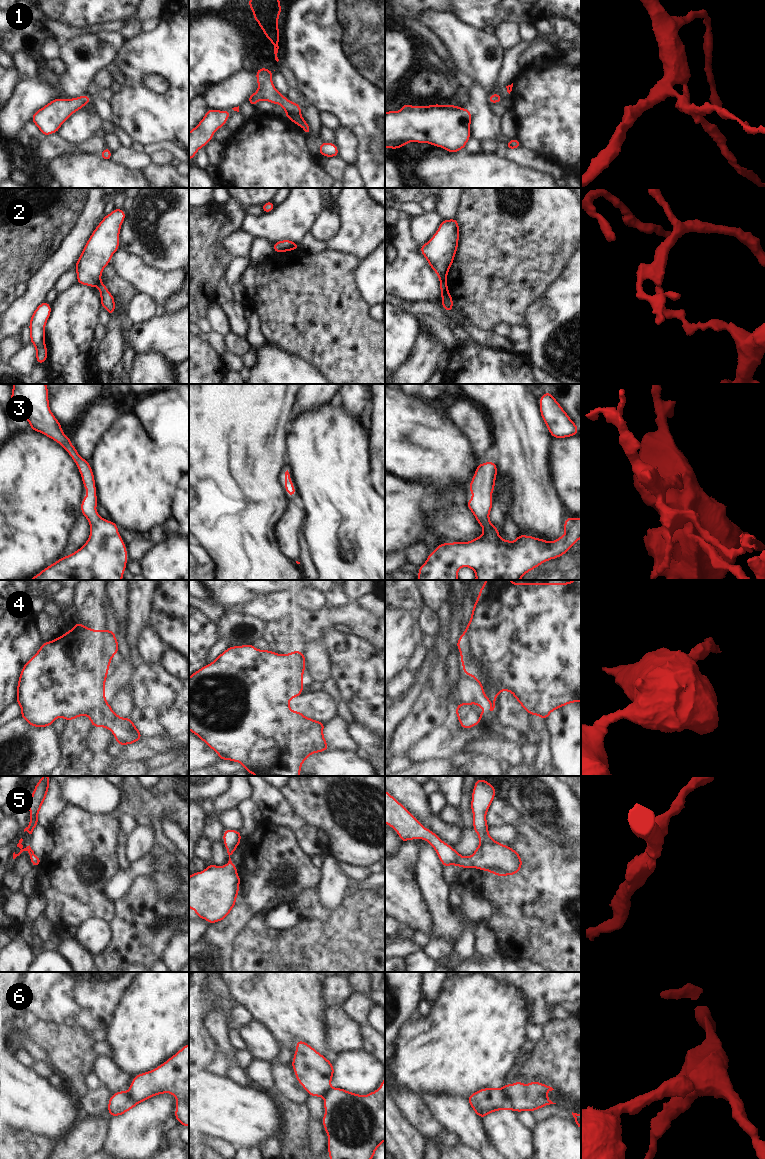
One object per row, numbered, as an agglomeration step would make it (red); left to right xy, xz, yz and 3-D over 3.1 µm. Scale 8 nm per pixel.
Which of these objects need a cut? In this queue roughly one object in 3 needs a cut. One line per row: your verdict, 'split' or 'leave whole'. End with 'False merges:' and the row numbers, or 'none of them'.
1: leave whole
2: split
3: leave whole
4: split
5: leave whole
6: split
False merges: 2, 4, 6

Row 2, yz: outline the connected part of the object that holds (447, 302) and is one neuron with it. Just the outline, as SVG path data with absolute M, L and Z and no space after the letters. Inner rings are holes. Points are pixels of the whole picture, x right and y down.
M440 282L440 292L441 292L441 306L447 311L453 311L453 299L451 294L448 291L448 283L447 282Z

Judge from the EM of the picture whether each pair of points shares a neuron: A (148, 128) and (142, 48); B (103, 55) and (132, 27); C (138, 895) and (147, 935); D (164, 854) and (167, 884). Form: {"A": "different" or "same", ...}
{"A": "same", "B": "different", "C": "same", "D": "same"}

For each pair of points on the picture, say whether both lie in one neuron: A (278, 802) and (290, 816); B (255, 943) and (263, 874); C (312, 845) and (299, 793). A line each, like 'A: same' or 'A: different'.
A: same
B: different
C: different

